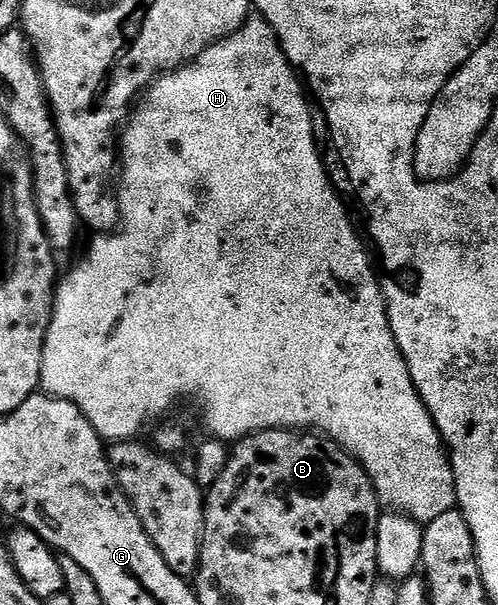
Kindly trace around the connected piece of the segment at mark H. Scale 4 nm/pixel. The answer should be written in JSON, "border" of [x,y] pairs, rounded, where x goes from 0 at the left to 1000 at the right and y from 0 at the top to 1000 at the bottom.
{"border":[[[520,28],[498,30],[468,58],[438,68],[430,74],[422,74],[388,104],[376,104],[371,111],[357,111],[351,117],[339,117],[319,126],[299,142],[297,149],[287,152],[285,162],[271,172],[269,182],[263,185],[261,195],[245,217],[245,261],[237,269],[241,317],[235,314],[229,322],[237,344],[237,364],[241,362],[241,383],[235,388],[197,390],[179,405],[177,417],[169,421],[169,430],[131,461],[127,456],[118,463],[112,491],[104,496],[104,529],[96,539],[92,564],[88,565],[88,582],[84,583],[80,636],[104,658],[131,660],[151,669],[169,684],[173,696],[181,696],[181,702],[189,702],[189,709],[199,716],[201,724],[211,729],[271,727],[279,721],[273,717],[295,699],[305,699],[311,693],[325,691],[351,666],[361,666],[367,660],[388,660],[402,671],[402,693],[410,698],[412,709],[420,712],[416,717],[434,727],[480,729],[496,722],[496,719],[508,719],[520,712],[600,712],[604,716],[620,712],[641,716],[653,726],[669,726],[695,750],[705,752],[731,774],[733,782],[743,788],[747,805],[755,812],[757,825],[763,826],[773,840],[807,851],[819,851],[835,864],[857,868],[863,861],[871,861],[871,855],[888,855],[888,848],[896,848],[916,838],[908,762],[900,757],[892,727],[882,709],[876,707],[876,698],[867,694],[867,686],[859,679],[859,668],[847,658],[837,635],[827,631],[823,610],[807,590],[801,570],[791,564],[791,550],[779,536],[779,506],[771,501],[771,488],[763,481],[757,443],[751,440],[749,430],[743,426],[717,377],[707,364],[699,360],[699,345],[691,331],[675,321],[675,311],[667,298],[659,294],[659,283],[651,278],[651,264],[643,261],[643,246],[635,241],[635,221],[627,212],[627,192],[627,179],[620,165],[614,162],[612,145],[606,142],[596,119],[578,104],[578,98],[572,94],[562,71],[554,64],[550,48],[532,31]]]}

